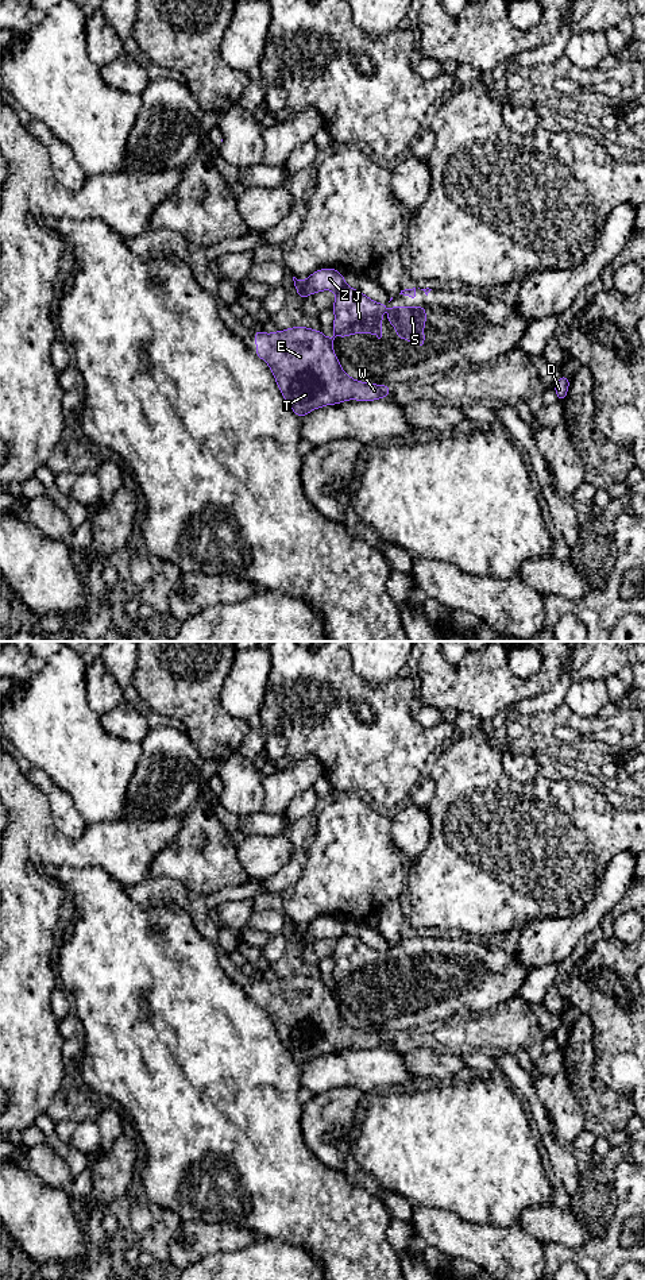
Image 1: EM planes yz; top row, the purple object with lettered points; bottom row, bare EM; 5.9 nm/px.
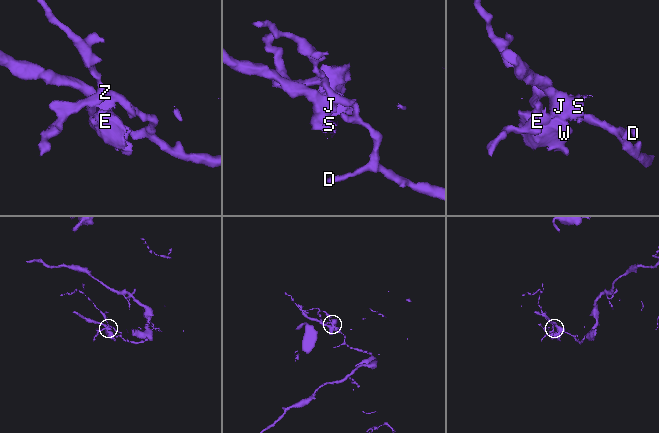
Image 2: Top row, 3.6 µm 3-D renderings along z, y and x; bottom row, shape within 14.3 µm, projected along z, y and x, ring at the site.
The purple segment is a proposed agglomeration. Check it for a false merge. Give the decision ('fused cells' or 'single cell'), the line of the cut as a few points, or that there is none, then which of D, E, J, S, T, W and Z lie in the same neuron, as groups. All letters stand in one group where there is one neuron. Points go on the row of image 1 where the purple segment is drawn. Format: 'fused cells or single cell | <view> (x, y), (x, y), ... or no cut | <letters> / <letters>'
fused cells | yz (347, 285), (335, 292) | D Z / E J S T W

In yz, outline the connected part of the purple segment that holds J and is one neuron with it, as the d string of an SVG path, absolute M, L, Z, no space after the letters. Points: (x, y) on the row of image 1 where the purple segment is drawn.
M344 286L336 292L332 311L335 313L333 336L325 338L321 329L314 331L308 327L291 327L285 331L264 334L254 329L256 350L255 355L263 359L281 390L282 397L287 401L293 412L304 419L309 412L325 405L341 404L347 400L375 401L390 394L393 388L387 385L367 383L352 379L340 366L340 362L333 351L332 342L339 335L348 338L351 334L366 335L375 334L382 338L382 312L389 306L389 302L379 304L358 289Z

